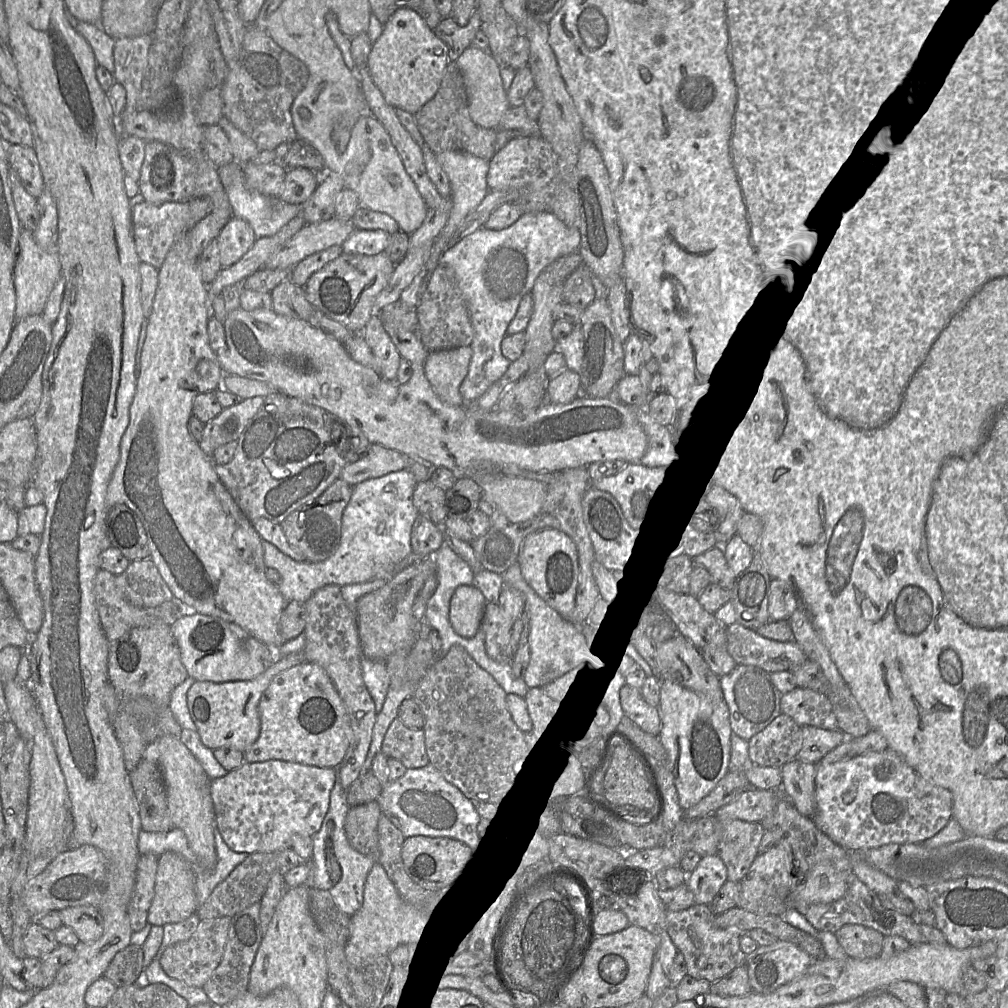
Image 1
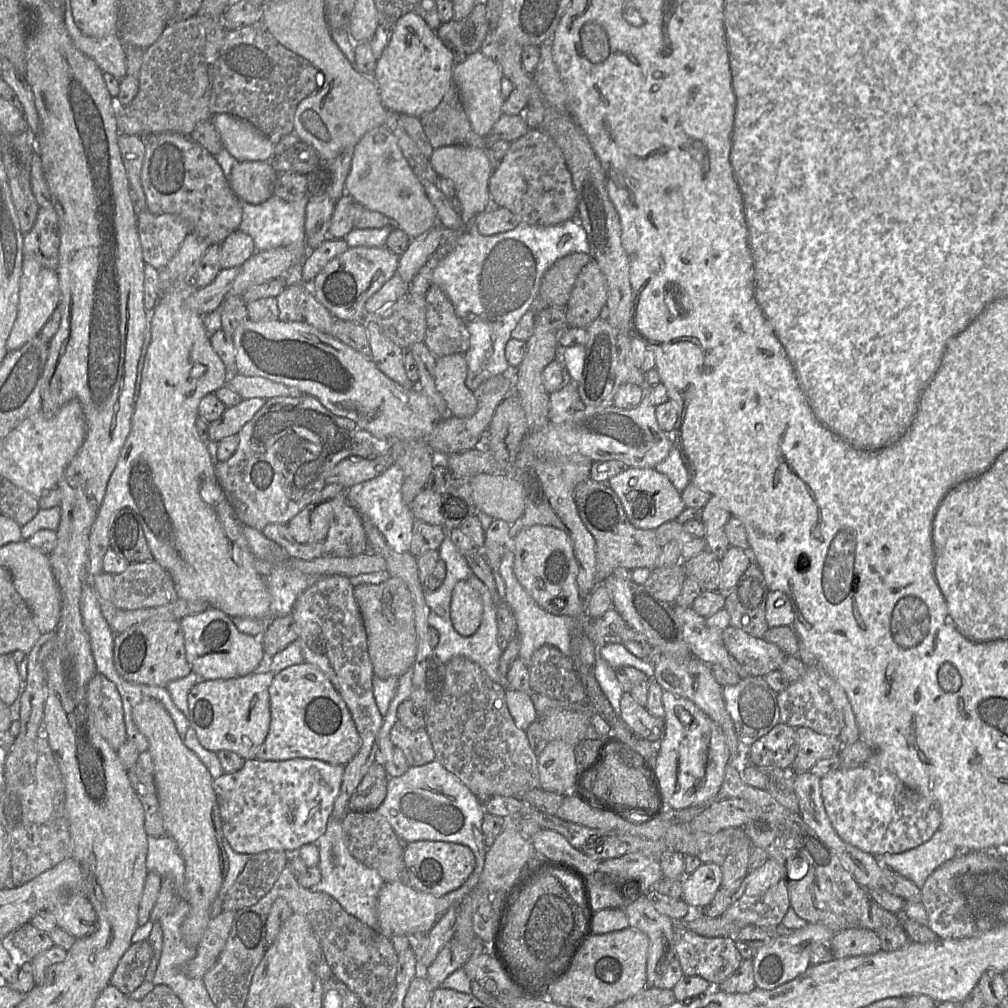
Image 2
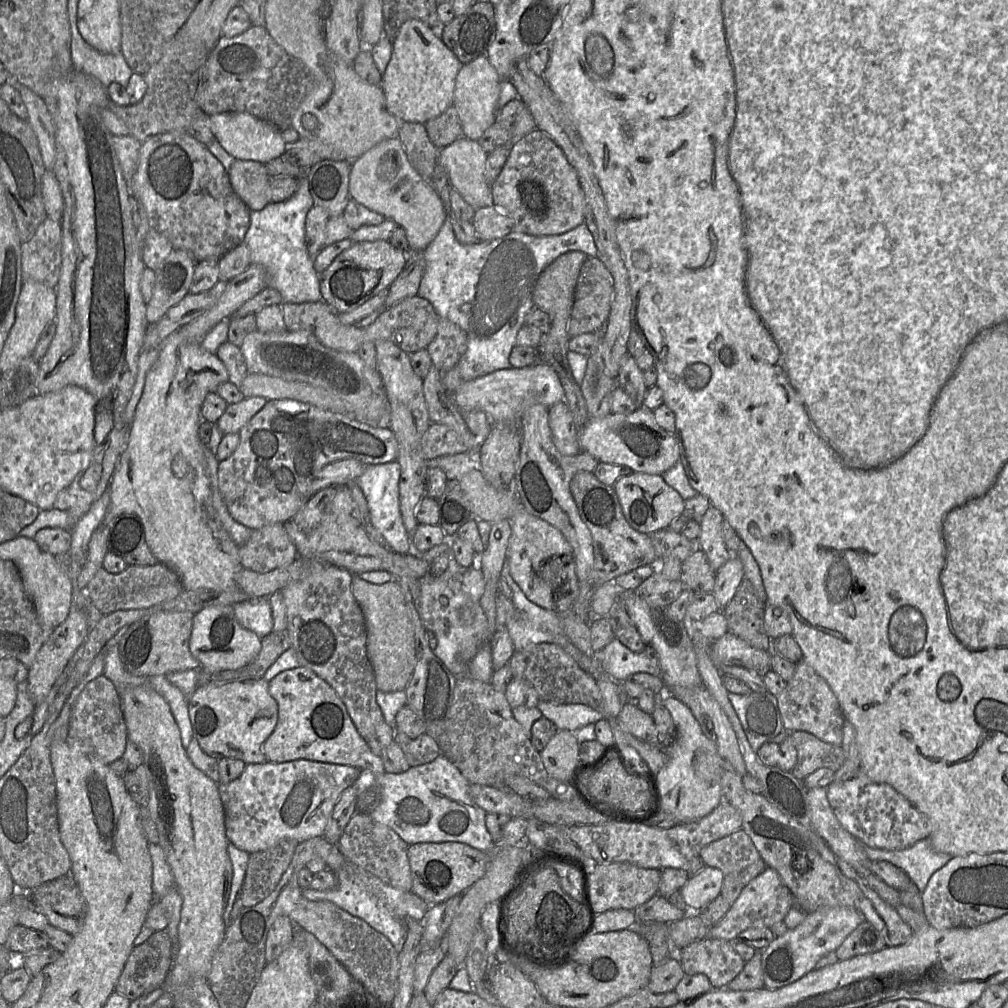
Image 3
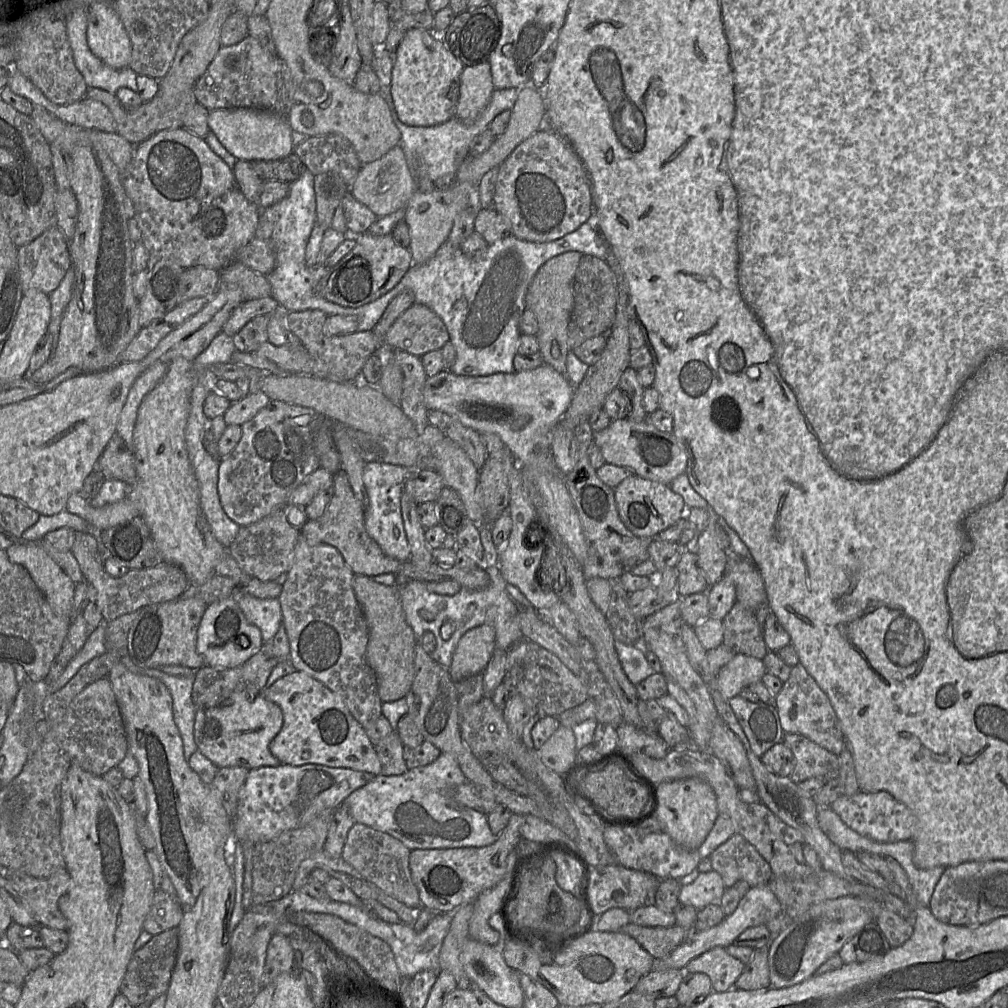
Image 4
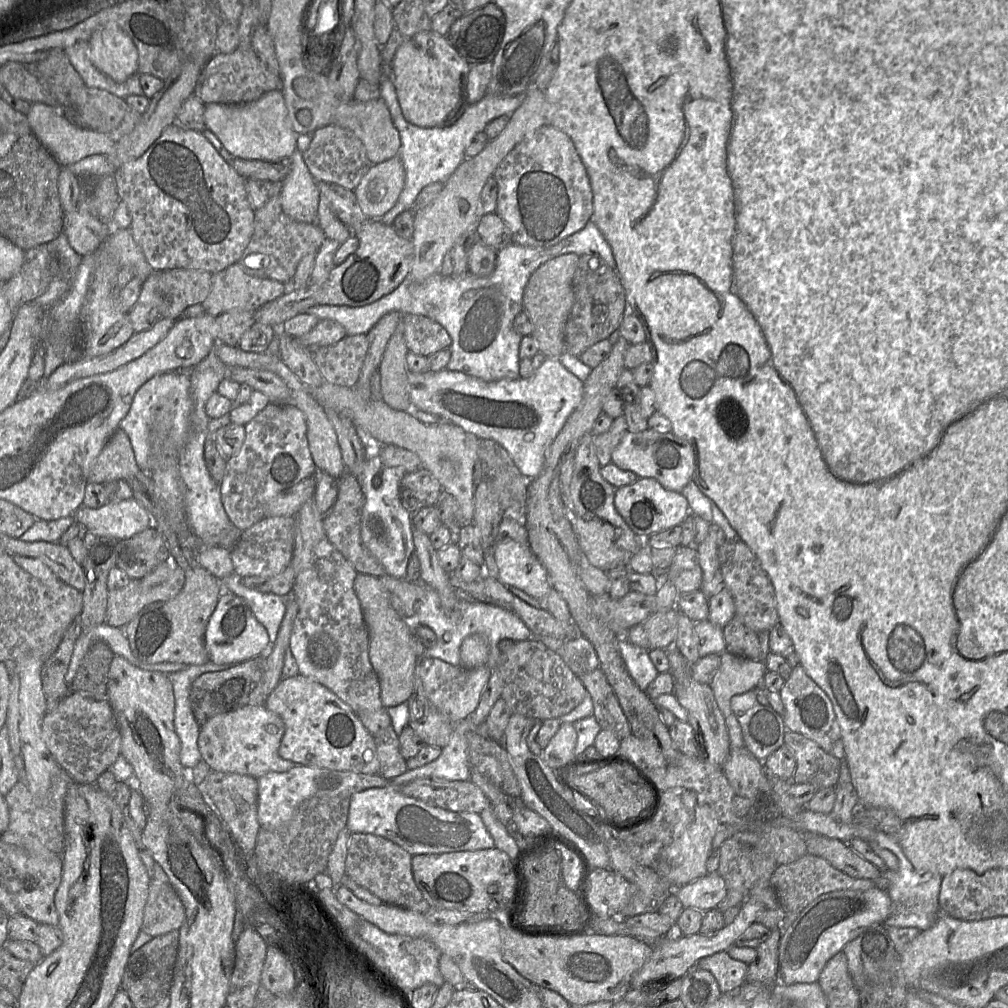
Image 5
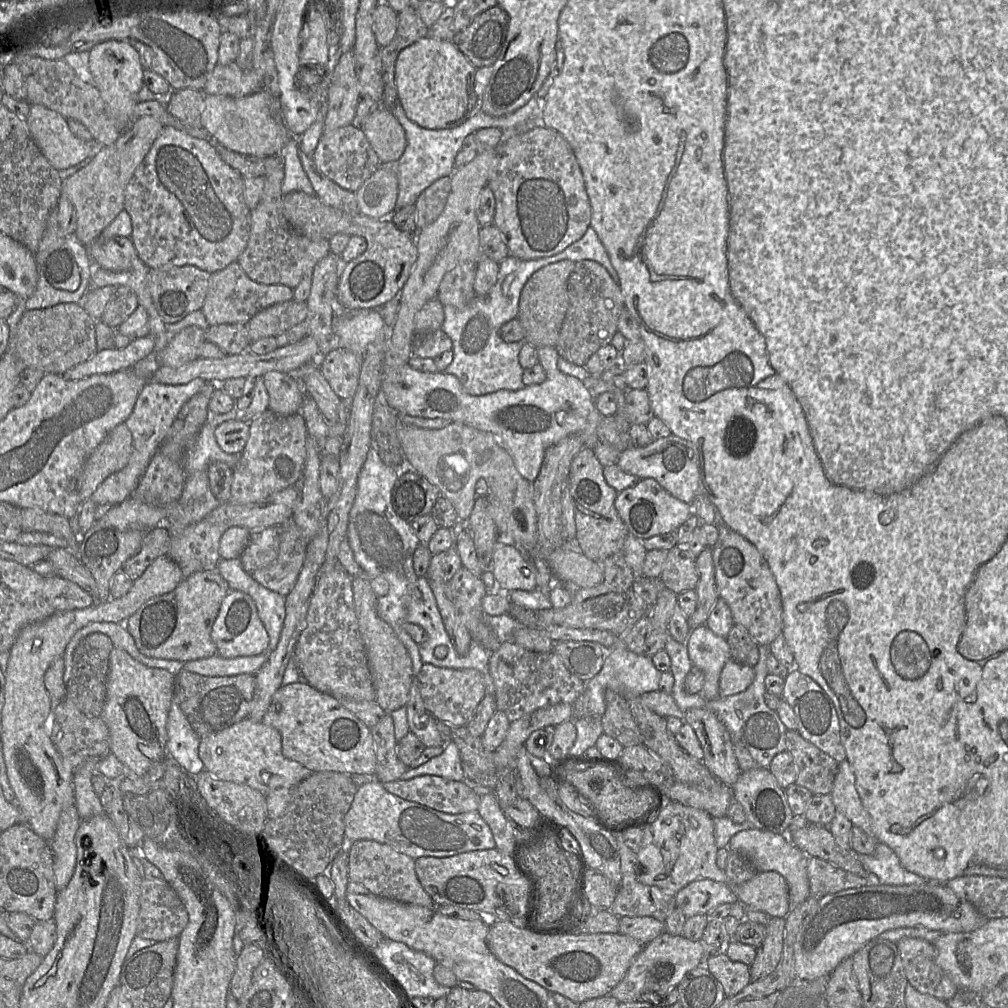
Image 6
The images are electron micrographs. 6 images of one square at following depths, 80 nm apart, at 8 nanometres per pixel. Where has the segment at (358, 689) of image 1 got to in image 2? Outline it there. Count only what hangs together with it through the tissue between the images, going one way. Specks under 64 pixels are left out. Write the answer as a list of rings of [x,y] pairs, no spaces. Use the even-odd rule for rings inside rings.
[[[343,575],[321,577],[300,594],[291,614],[298,627],[298,639],[305,662],[316,665],[328,677],[346,703],[362,740],[359,752],[344,766],[341,789],[333,807],[332,815],[344,820],[350,811],[350,798],[362,780],[362,767],[383,724],[373,695],[374,674],[367,650],[366,631],[350,578]]]

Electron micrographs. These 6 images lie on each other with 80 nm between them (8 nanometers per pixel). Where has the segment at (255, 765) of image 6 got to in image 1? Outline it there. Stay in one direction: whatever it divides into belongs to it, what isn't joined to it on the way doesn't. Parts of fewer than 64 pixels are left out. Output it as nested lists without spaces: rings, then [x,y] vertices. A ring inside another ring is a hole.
[[[304,650],[282,657],[274,657],[263,673],[248,681],[212,682],[195,680],[187,693],[187,705],[202,743],[215,750],[220,747],[234,748],[242,753],[248,750],[260,734],[258,711],[262,694],[271,680],[280,672],[306,661]]]

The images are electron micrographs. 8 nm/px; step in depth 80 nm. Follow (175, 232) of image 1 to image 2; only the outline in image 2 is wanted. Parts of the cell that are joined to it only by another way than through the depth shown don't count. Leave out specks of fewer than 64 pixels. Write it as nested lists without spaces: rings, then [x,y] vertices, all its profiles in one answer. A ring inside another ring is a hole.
[[[146,210],[137,213],[137,230],[145,264],[164,268],[192,232],[190,223],[176,214],[154,215]]]

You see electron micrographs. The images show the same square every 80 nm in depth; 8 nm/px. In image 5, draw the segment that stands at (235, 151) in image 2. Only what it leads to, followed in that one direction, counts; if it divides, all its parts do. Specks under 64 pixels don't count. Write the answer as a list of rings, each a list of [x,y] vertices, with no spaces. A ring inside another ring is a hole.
[[[271,90],[250,102],[205,104],[204,123],[234,158],[262,161],[288,159],[296,151],[293,130],[281,90]]]

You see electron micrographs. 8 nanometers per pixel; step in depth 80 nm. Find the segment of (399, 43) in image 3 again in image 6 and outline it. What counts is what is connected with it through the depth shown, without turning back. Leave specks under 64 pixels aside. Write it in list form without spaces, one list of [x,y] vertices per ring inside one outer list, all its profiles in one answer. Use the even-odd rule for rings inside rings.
[[[427,35],[401,50],[395,62],[395,84],[406,116],[425,129],[464,123],[479,110],[481,98],[474,90],[476,69],[450,39]]]

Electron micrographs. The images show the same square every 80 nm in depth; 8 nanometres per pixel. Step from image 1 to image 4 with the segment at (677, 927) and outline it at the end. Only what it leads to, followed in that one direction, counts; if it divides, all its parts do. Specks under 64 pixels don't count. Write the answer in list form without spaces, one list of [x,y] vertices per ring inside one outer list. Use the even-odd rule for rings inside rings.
[[[714,947],[692,959],[684,968],[684,973],[705,973],[709,976],[713,991],[725,992],[735,987],[745,964],[731,956],[726,948]]]

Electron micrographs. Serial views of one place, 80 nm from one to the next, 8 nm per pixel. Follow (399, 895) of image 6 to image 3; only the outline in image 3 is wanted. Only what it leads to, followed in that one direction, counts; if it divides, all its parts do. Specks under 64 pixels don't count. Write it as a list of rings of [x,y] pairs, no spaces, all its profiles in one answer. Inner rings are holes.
[[[356,812],[352,816],[337,845],[346,859],[377,876],[386,884],[406,892],[412,891],[409,845],[393,829],[376,821],[368,813]]]

